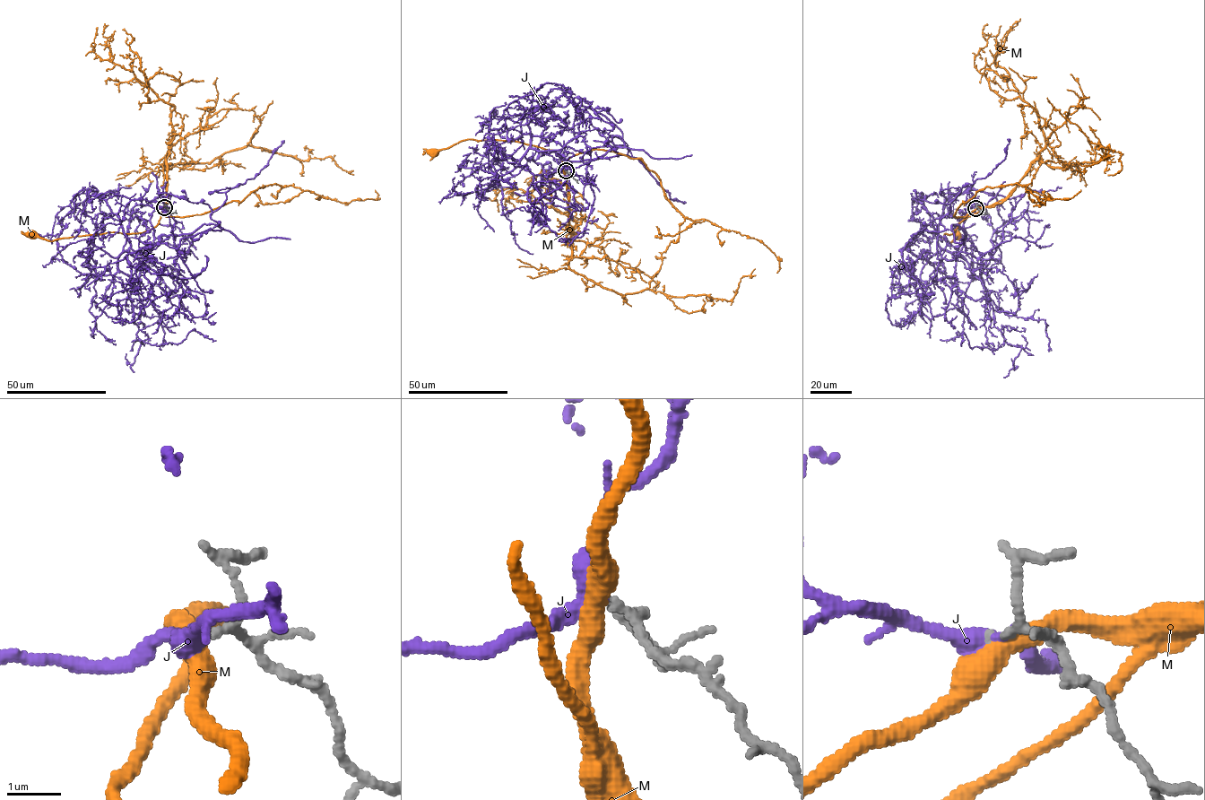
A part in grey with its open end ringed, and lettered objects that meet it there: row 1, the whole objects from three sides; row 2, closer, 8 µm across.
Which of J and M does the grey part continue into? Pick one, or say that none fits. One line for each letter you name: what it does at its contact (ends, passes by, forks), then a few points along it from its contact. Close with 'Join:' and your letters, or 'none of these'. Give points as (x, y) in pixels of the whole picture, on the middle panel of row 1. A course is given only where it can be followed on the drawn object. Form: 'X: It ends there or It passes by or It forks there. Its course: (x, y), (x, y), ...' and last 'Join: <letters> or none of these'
J: It passes by. Its course: (566, 170), (546, 173), (524, 153), (597, 159), (624, 146), (619, 135), (615, 144), (685, 202)
Join: J

